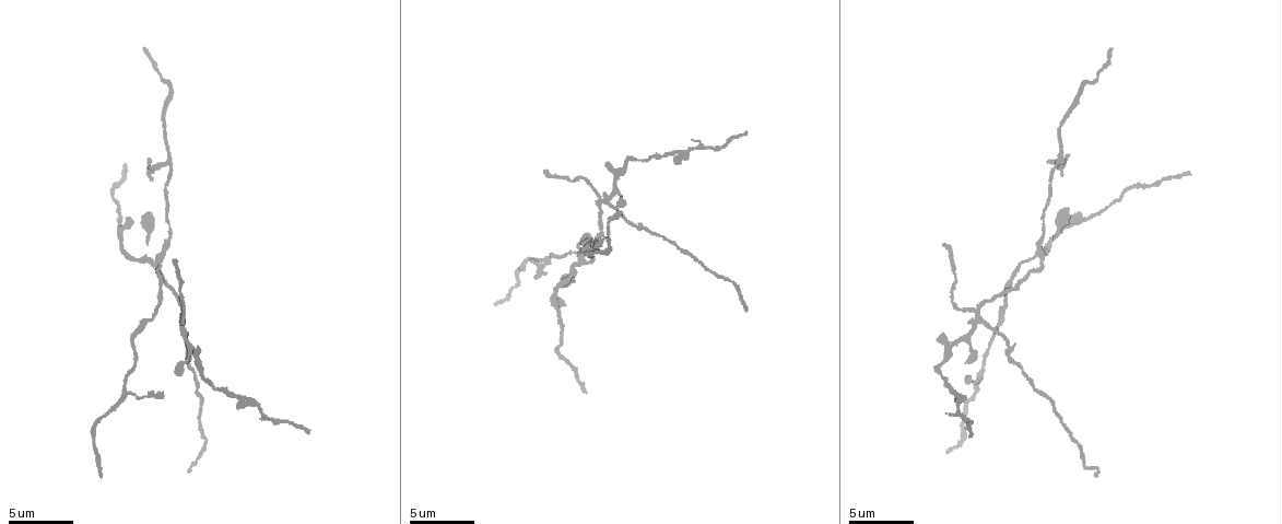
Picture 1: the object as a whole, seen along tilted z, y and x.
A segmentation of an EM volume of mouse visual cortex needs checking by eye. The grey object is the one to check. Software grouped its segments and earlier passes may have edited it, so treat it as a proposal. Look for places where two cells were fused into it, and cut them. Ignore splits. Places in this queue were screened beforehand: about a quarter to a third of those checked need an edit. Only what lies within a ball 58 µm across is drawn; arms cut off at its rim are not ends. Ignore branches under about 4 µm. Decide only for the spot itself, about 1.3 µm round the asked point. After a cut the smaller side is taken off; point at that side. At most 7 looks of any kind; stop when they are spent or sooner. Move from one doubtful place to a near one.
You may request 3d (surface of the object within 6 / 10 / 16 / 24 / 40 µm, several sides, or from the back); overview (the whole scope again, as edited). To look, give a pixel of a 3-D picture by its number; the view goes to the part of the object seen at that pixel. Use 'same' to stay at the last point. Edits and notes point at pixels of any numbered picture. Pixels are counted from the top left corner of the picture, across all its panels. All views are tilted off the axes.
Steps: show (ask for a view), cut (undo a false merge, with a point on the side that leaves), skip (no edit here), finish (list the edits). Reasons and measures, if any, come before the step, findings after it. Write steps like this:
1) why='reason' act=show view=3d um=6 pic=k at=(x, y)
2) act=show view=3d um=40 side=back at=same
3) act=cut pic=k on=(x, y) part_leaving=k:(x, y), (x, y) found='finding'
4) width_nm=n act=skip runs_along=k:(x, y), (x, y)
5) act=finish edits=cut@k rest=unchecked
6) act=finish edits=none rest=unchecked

why='four arms meet' act=show view=3d um=10 pic=1 at=(581, 265)

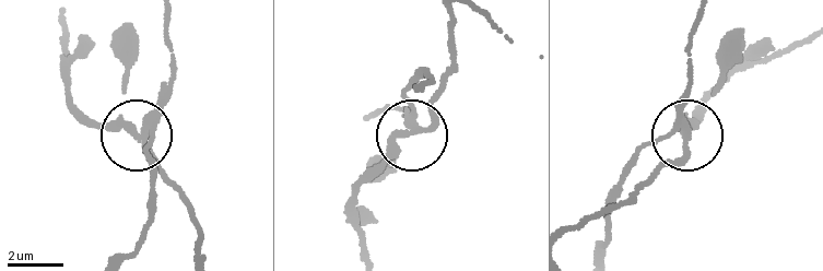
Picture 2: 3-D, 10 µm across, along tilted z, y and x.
act=show view=3d um=10 side=back pic=2 at=(407, 131)

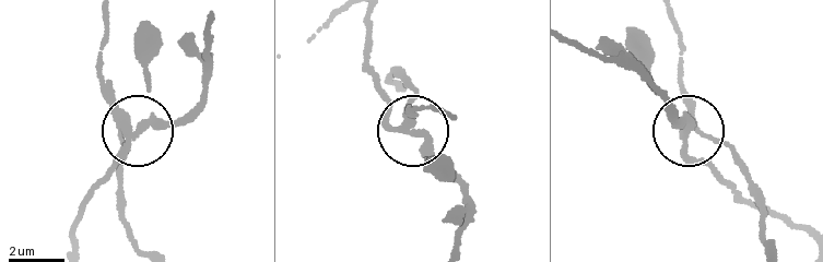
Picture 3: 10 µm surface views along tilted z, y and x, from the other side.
side_arm_um=16 arms=4 act=cut pic=3 on=(106, 98) found='two cells meet here'

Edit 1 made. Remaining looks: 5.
act=show view=overview

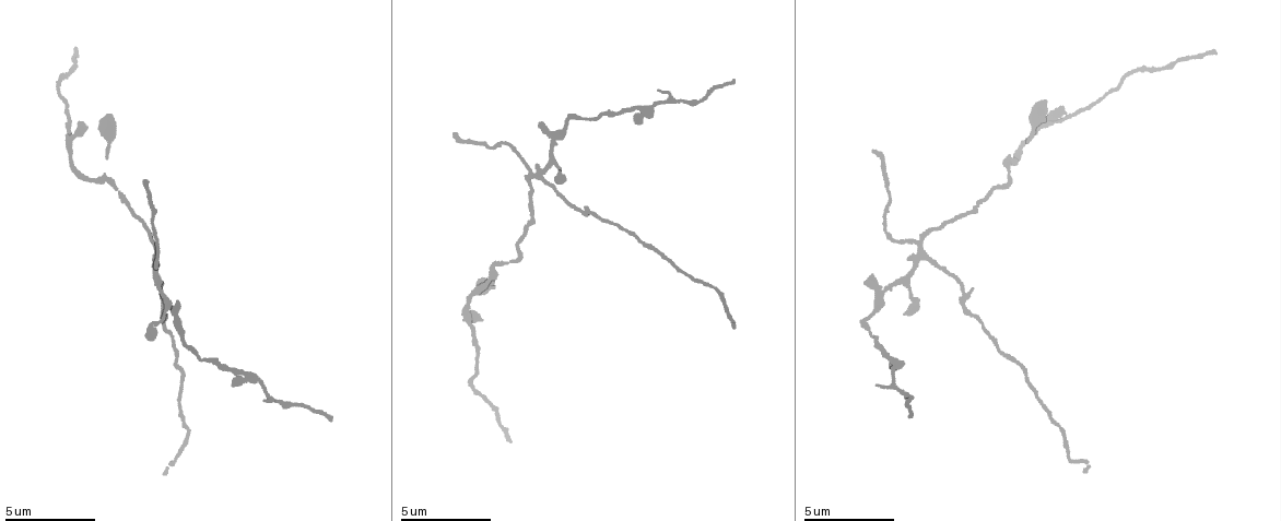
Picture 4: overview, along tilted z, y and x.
why='three arms meet' act=show view=3d um=16 pic=4 at=(922, 258)

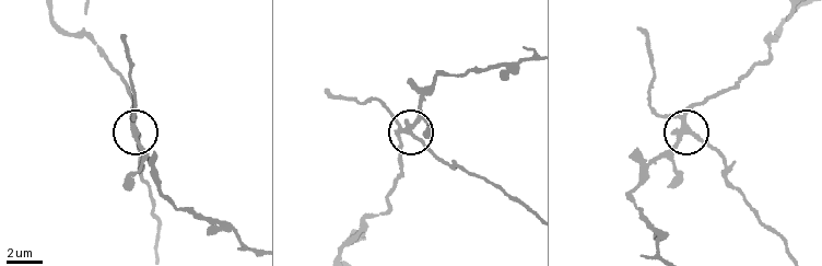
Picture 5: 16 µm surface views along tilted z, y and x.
side_arm_um=16 act=cut pic=5 on=(426, 147) part_leaving=5:(409, 131), (446, 161), (482, 177), (530, 209) found='a second cell is stuck on'

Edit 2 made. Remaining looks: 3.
why='redraw' act=show view=overview

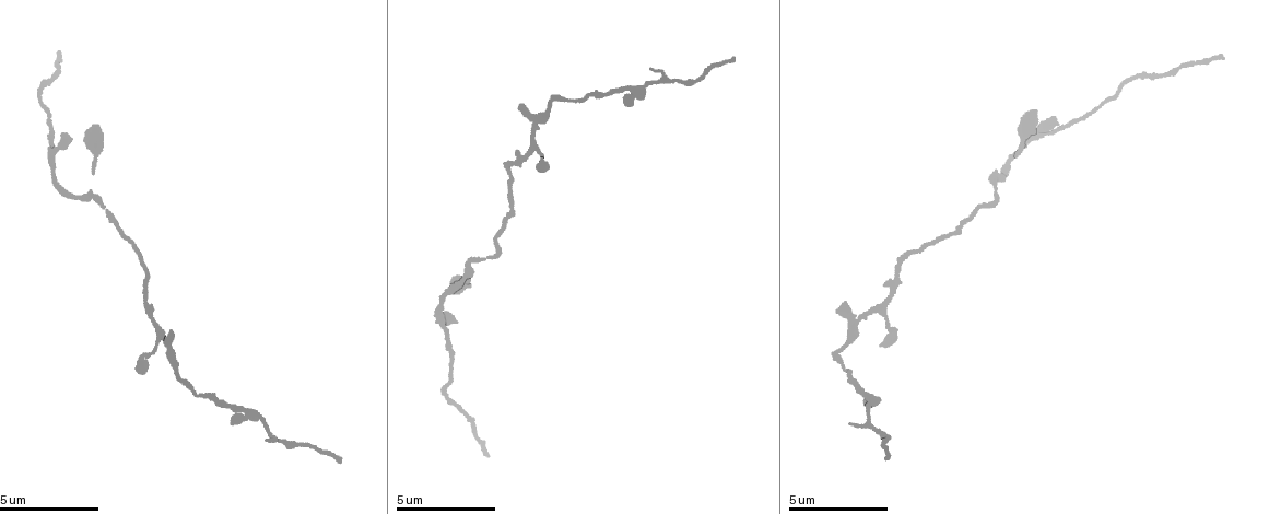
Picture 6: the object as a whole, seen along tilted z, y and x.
why='small branch off a trunk' act=show view=3d um=10 pic=6 at=(265, 423)

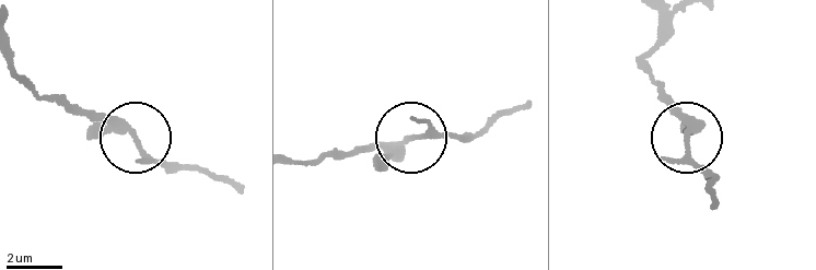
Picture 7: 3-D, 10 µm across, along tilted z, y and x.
act=skip runs_along=7:(299, 163), (415, 134), (470, 136) found='continuous, no second cell'

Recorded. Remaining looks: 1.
act=finish edits=cut@3,cut@5 rest=unchecked

